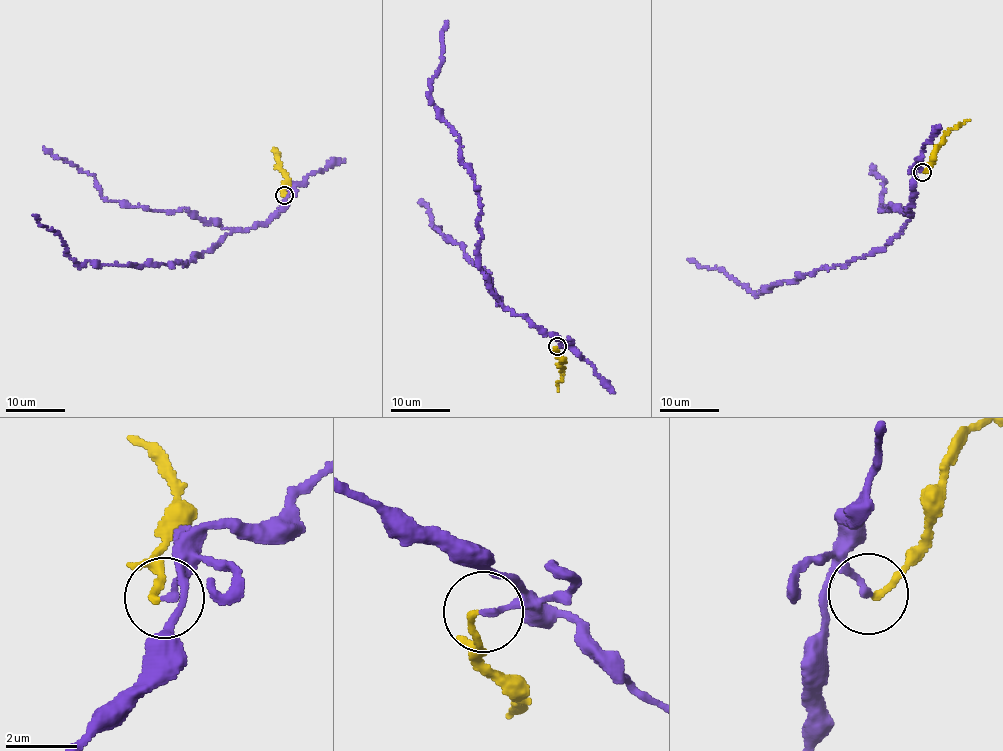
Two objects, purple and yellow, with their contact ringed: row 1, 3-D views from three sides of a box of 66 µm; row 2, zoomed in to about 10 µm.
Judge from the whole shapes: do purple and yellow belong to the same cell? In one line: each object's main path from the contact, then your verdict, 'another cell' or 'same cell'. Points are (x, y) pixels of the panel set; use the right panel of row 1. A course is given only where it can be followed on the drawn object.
purple via (923, 172), (917, 169), (912, 213), (901, 232), (881, 250), (843, 267), (754, 294), (688, 259) | yellow via (923, 172), (931, 162), (934, 150), (943, 141), (943, 135), (968, 119) | another cell

